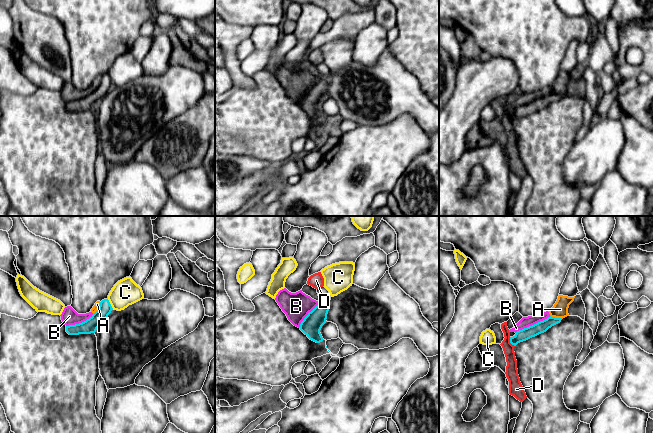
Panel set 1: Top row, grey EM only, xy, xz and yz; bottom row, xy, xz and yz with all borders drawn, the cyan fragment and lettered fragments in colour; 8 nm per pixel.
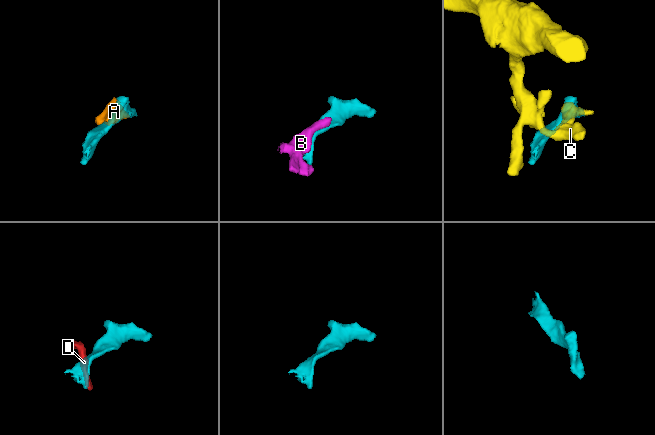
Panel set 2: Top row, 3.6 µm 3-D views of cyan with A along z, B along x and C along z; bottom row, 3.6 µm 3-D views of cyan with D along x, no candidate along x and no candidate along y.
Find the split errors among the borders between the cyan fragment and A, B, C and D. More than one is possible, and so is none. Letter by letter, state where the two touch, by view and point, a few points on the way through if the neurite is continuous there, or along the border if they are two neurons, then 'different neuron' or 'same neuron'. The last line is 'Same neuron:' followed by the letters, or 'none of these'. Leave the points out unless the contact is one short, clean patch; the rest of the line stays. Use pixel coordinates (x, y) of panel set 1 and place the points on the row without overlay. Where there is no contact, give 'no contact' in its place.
A: meets cyan in xy at (99, 84); different neuron
B: meets cyan in yz at (532, 101); different neuron
C: meets cyan in xy at (110, 80); border along xy (107, 75), (113, 85); different neuron
D: meets cyan in yz at (510, 118); different neuron
Same neuron: none of these

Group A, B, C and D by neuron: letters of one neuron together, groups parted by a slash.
A B / C / D

